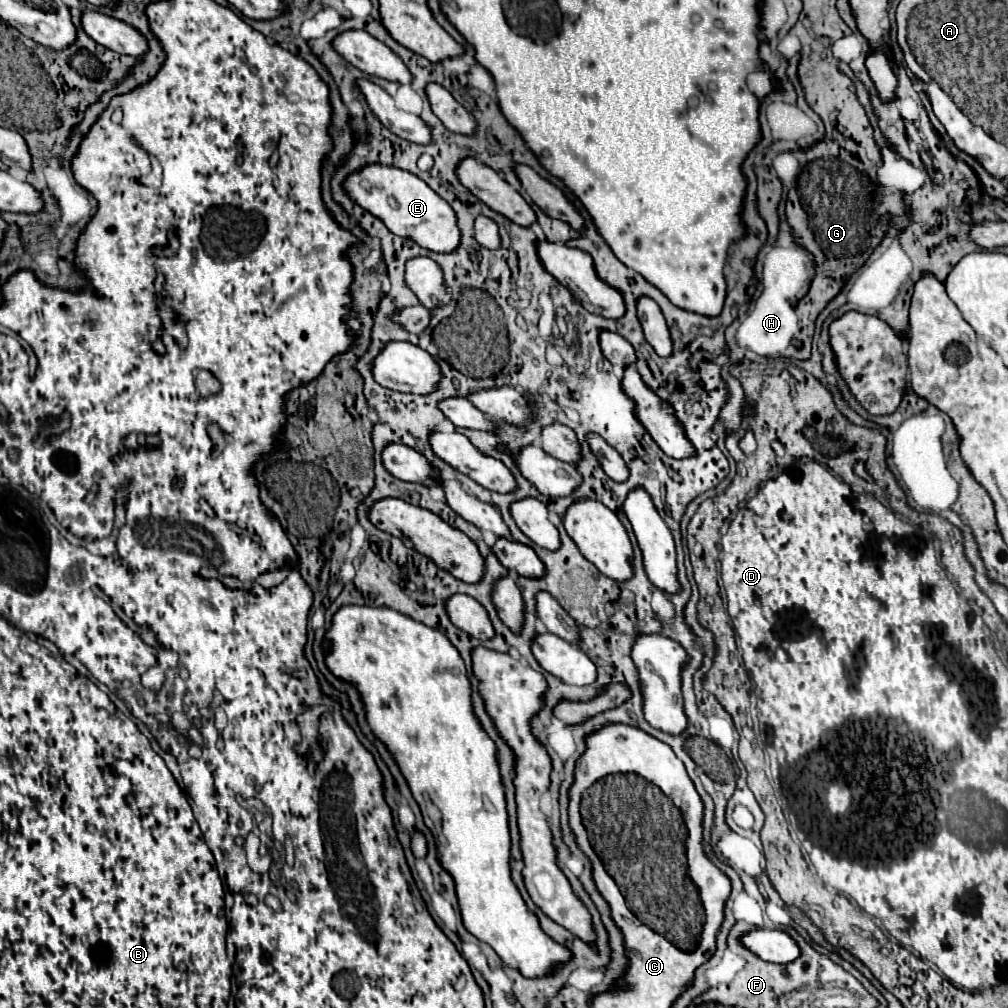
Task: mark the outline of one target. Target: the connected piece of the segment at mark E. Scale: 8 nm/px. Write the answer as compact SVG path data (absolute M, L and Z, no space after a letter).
M378 162L366 164L360 170L348 174L342 182L342 188L358 206L380 218L392 234L410 238L426 250L452 252L460 242L456 216L450 204L412 172L400 170L396 166L384 166Z

